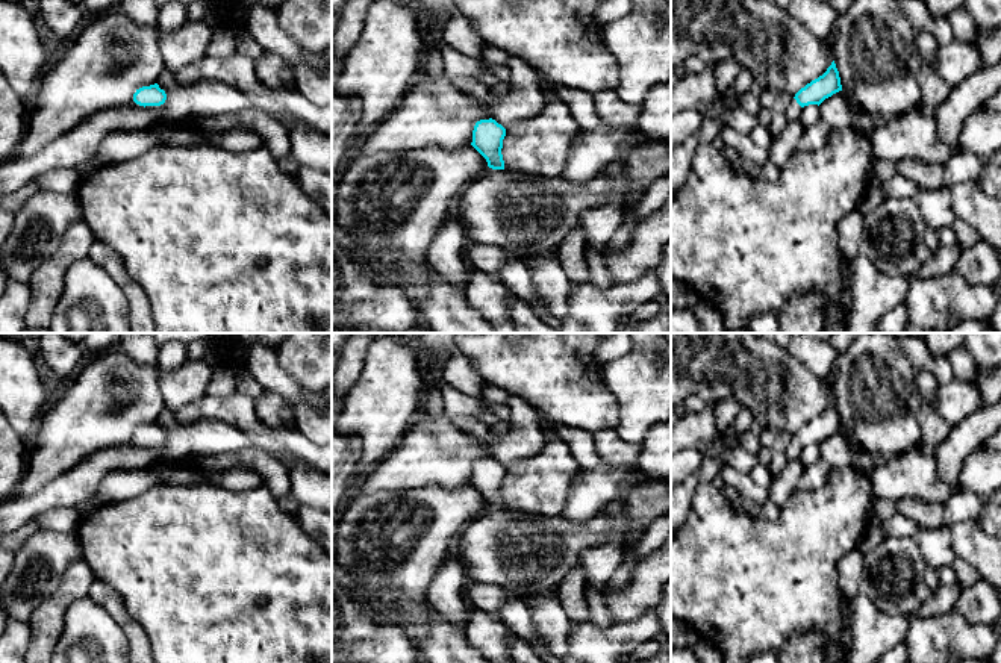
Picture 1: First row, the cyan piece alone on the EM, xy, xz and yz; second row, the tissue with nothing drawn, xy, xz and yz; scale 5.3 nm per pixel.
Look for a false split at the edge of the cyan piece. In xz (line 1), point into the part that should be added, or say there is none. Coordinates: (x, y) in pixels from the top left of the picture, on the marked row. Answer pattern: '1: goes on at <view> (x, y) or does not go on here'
1: does not go on here

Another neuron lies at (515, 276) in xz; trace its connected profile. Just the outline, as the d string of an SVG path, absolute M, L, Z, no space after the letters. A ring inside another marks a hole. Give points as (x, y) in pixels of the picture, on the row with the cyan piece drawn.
M512 260L506 263L498 272L503 283L513 292L513 295L527 301L536 312L536 315L550 313L542 307L533 286L532 277L527 266L519 260Z

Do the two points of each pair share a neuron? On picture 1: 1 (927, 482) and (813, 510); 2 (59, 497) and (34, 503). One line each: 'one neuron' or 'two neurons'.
1: two neurons
2: one neuron

